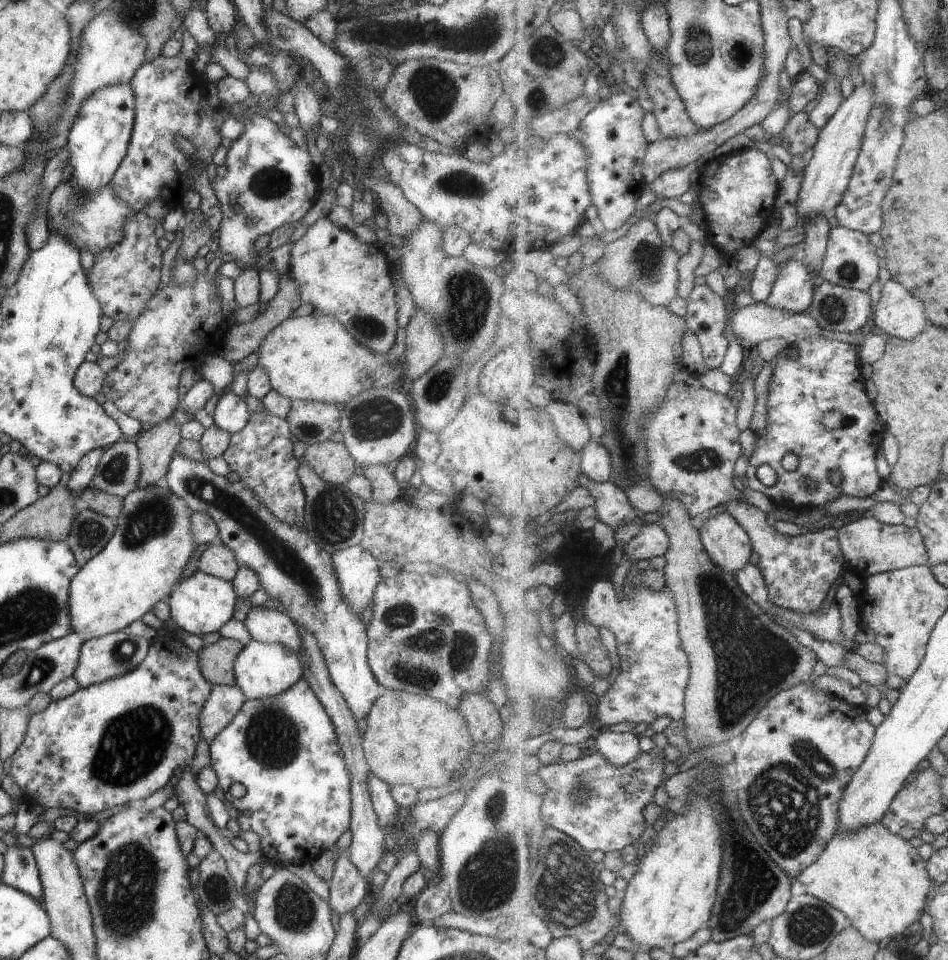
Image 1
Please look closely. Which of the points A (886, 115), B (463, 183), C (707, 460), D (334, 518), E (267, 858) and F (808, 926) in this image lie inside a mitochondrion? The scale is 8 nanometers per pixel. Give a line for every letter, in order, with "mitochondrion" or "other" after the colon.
A: mitochondrion
B: mitochondrion
C: mitochondrion
D: mitochondrion
E: other
F: mitochondrion

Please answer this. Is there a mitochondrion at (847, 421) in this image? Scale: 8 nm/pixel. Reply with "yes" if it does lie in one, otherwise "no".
no

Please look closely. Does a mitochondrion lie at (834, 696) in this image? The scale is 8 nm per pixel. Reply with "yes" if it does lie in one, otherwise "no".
no

